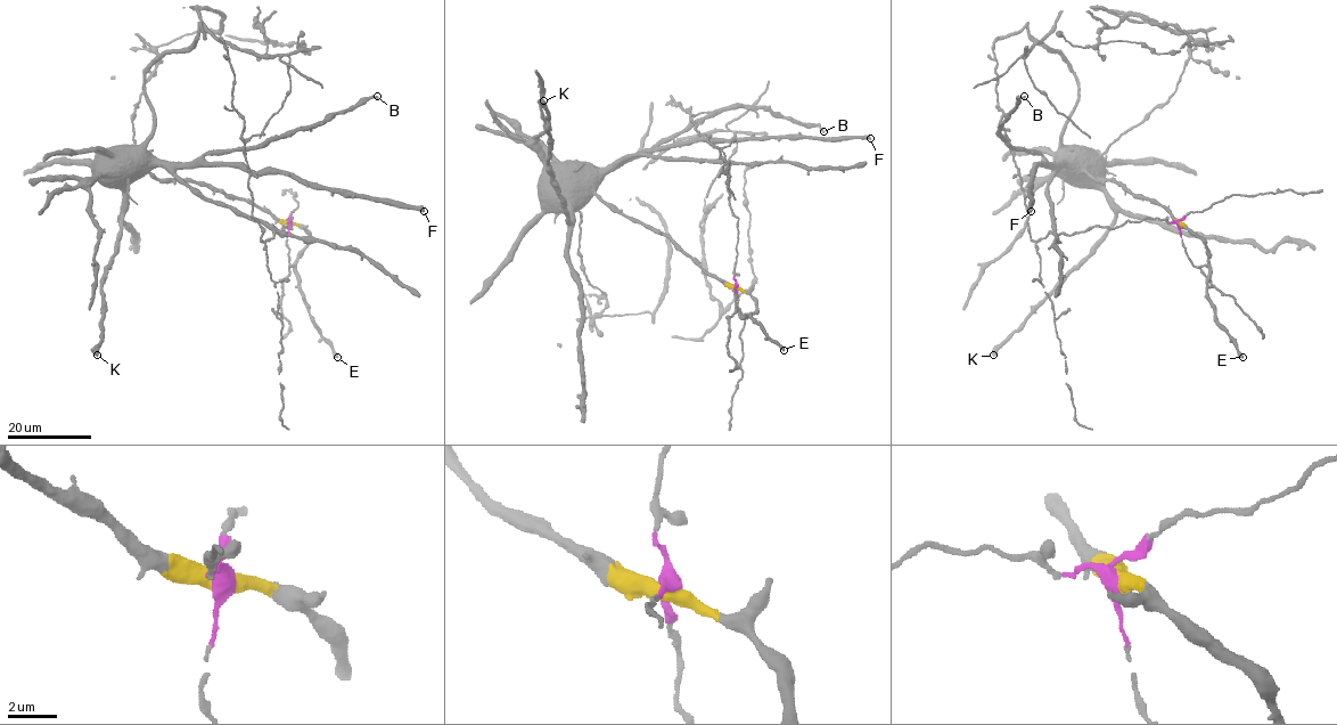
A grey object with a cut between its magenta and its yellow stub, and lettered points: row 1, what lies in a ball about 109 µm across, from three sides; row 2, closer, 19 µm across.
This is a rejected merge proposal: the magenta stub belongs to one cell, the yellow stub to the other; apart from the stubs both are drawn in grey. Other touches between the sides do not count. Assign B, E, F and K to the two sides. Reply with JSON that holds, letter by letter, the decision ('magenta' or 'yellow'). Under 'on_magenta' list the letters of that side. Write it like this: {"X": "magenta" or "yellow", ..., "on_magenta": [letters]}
{"B": "yellow", "E": "yellow", "F": "yellow", "K": "yellow", "on_magenta": []}

